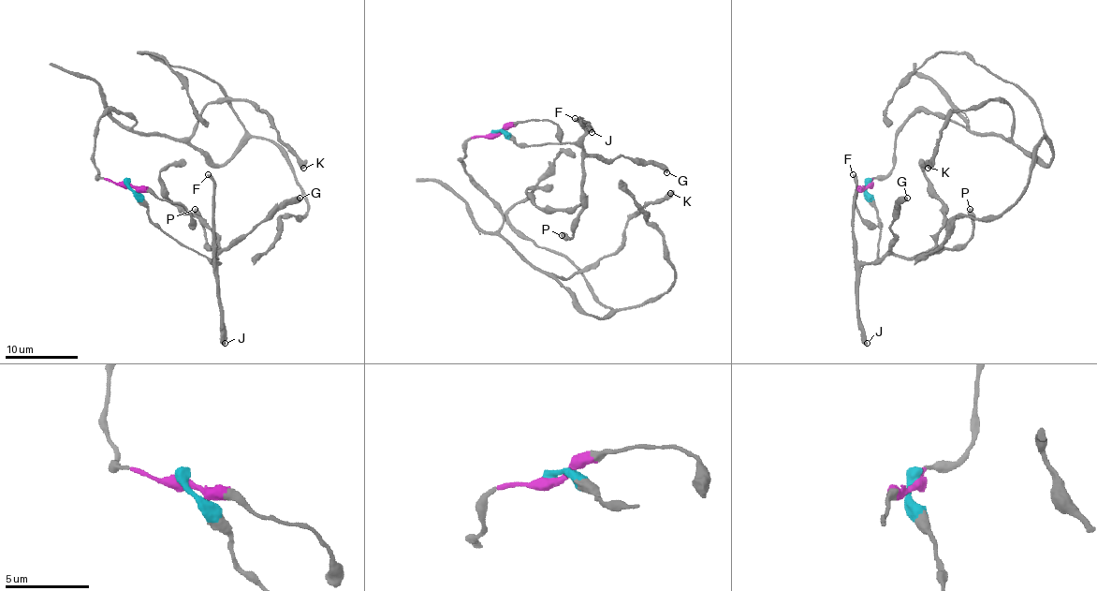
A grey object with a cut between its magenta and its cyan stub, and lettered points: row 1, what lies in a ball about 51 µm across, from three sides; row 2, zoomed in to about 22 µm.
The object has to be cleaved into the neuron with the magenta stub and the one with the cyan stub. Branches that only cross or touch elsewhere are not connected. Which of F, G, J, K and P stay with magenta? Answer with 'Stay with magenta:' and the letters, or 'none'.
Stay with magenta: K

